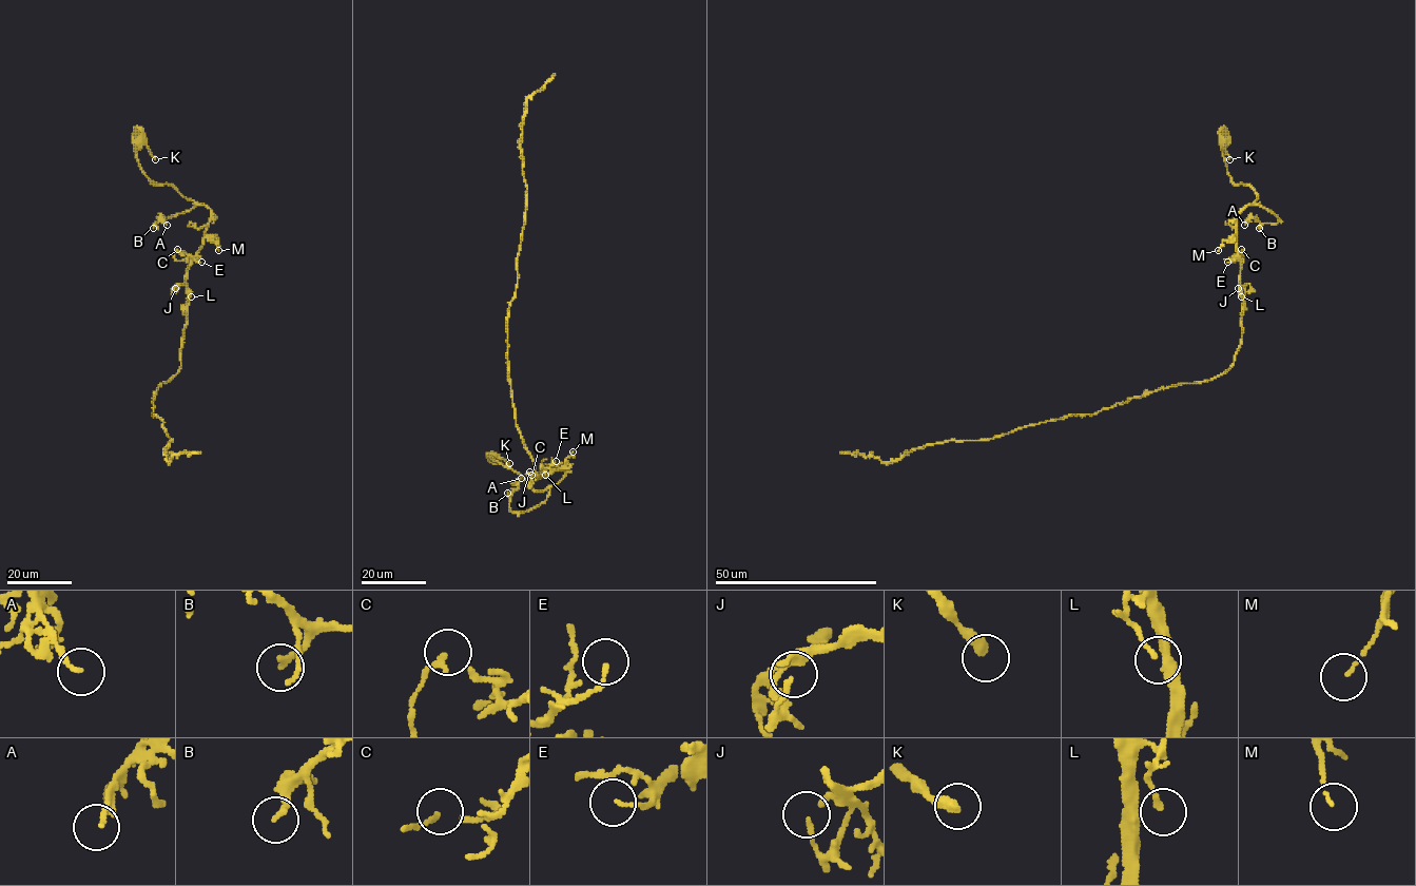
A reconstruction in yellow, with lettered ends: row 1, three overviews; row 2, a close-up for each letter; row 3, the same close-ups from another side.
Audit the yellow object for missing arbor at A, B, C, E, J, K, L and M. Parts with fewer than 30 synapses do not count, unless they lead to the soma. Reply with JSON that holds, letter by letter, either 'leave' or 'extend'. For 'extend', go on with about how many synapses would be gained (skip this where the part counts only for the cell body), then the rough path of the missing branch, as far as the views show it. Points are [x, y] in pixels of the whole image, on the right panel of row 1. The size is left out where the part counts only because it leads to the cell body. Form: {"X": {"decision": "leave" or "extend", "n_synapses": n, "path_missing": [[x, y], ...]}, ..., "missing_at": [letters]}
{"A": {"decision": "leave"}, "B": {"decision": "leave"}, "C": {"decision": "leave"}, "E": {"decision": "leave"}, "J": {"decision": "leave"}, "K": {"decision": "leave"}, "L": {"decision": "leave"}, "M": {"decision": "leave"}, "missing_at": []}

